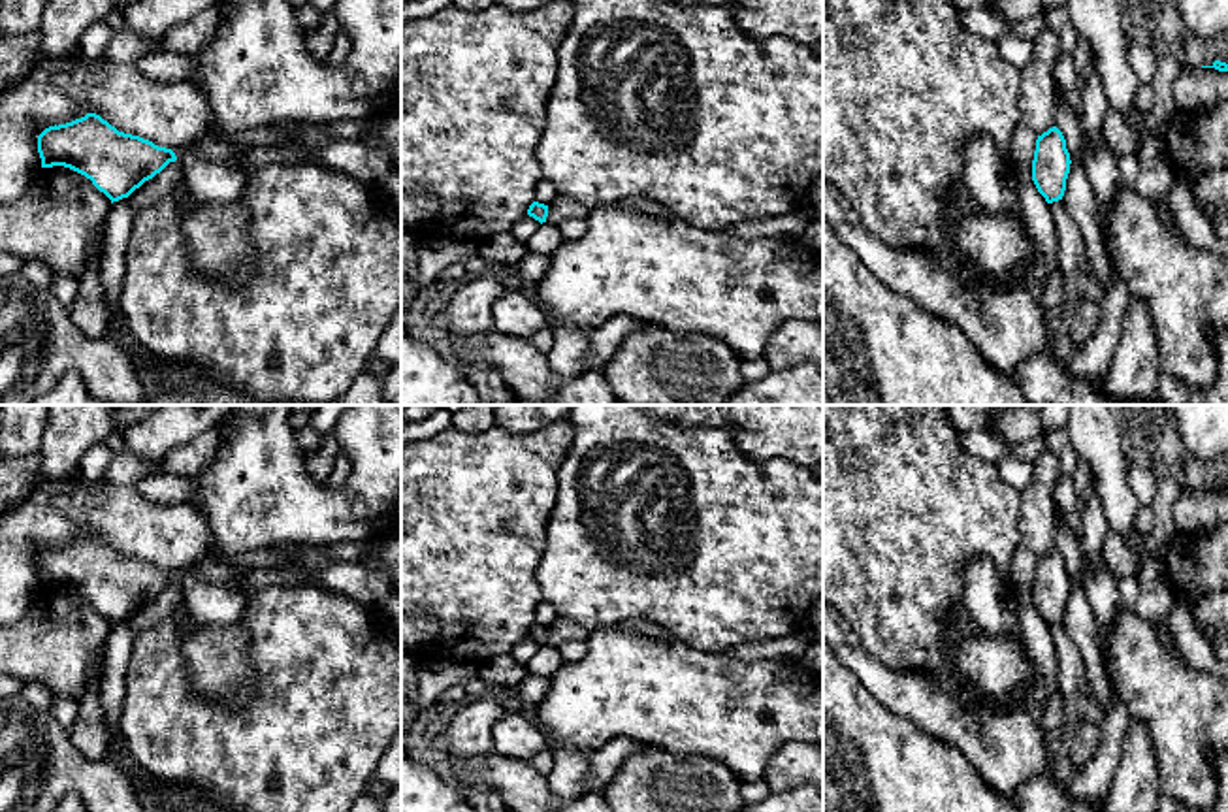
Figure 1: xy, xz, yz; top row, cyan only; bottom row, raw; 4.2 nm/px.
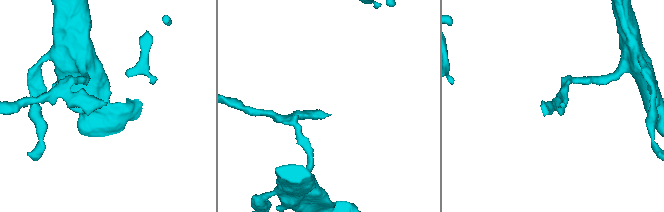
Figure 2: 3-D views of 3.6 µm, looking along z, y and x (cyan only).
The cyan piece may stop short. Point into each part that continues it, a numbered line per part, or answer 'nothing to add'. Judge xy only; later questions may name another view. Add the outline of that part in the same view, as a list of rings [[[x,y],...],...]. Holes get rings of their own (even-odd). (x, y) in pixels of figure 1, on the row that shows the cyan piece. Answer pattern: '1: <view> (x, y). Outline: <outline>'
nothing to add

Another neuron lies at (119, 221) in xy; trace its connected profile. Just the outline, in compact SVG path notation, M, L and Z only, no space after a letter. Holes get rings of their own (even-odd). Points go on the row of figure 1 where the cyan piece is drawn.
M128 198L111 203L104 228L104 251L100 256L100 283L105 290L105 301L111 315L105 337L124 352L134 337L126 328L119 300L126 275L126 249L134 215Z

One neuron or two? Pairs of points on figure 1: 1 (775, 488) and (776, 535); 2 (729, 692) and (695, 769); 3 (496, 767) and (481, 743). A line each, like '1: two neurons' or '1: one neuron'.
1: one neuron
2: two neurons
3: two neurons

